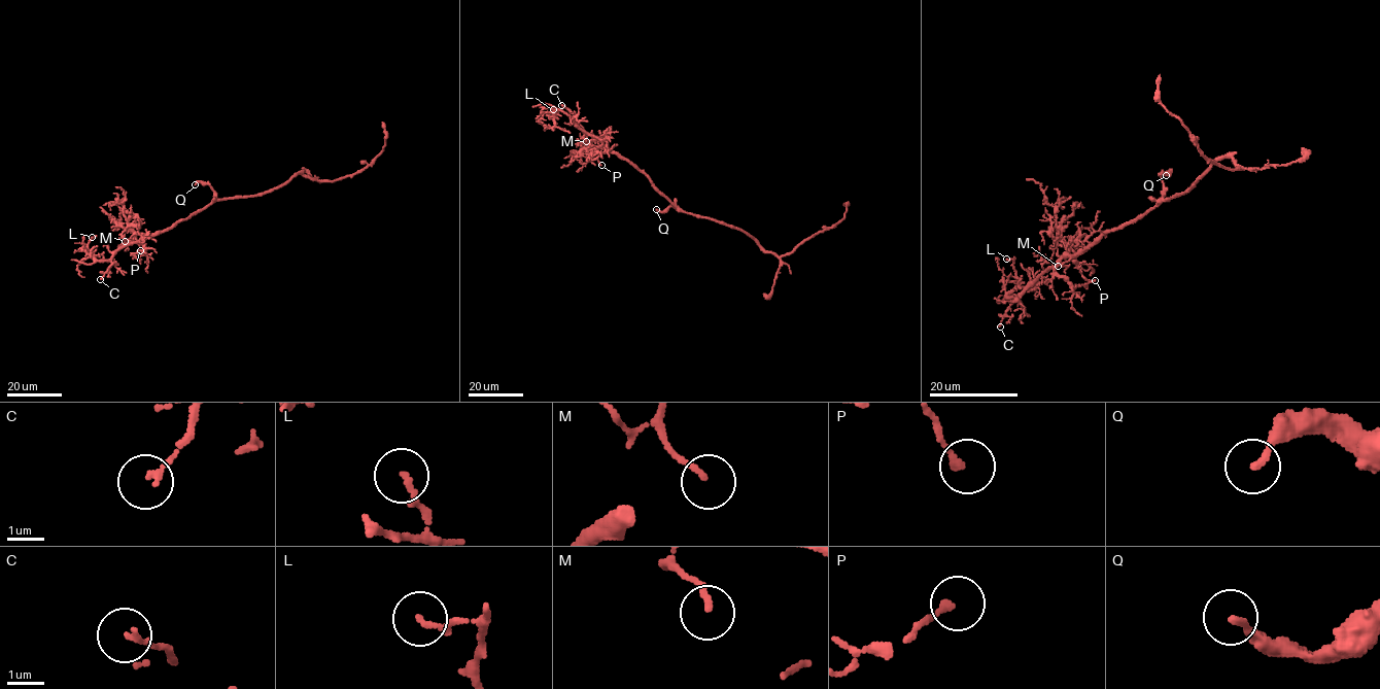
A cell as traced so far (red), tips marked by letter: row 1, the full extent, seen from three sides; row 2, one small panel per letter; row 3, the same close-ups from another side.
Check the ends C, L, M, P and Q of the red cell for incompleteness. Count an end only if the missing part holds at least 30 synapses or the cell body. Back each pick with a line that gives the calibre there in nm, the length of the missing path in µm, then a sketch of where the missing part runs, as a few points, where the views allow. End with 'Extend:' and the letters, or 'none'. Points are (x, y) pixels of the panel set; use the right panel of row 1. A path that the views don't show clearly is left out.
Extend: none

